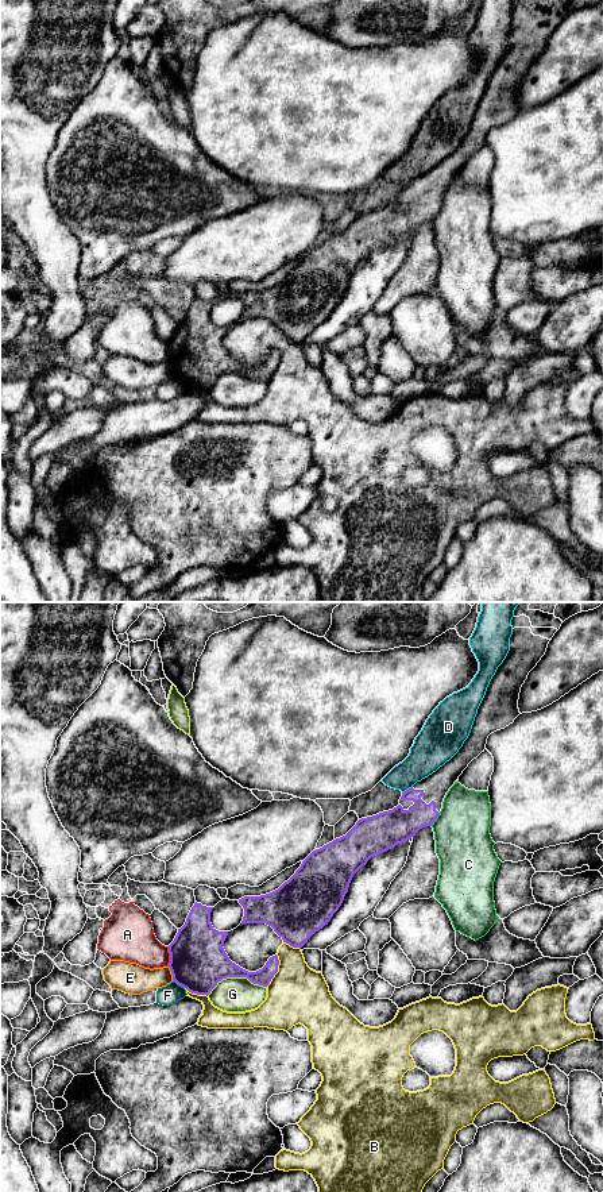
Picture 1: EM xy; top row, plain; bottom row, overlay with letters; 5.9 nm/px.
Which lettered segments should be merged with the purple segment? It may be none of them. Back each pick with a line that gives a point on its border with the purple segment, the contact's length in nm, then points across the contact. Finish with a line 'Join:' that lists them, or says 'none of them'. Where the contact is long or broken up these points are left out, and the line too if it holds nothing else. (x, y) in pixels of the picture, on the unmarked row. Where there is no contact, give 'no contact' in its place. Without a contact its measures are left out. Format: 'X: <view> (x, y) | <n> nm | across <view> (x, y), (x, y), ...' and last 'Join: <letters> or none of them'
Join: none of them

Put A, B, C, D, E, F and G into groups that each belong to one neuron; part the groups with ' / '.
A / B / C / D / E / F / G

